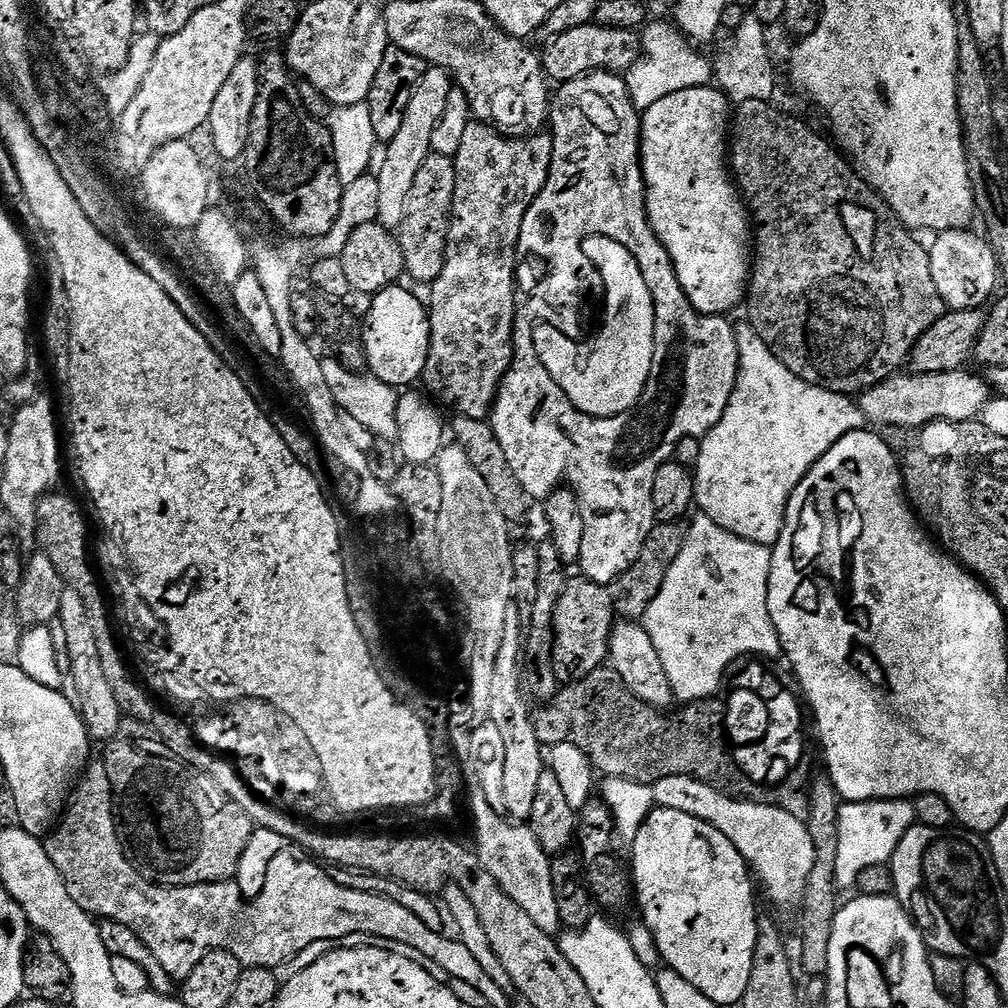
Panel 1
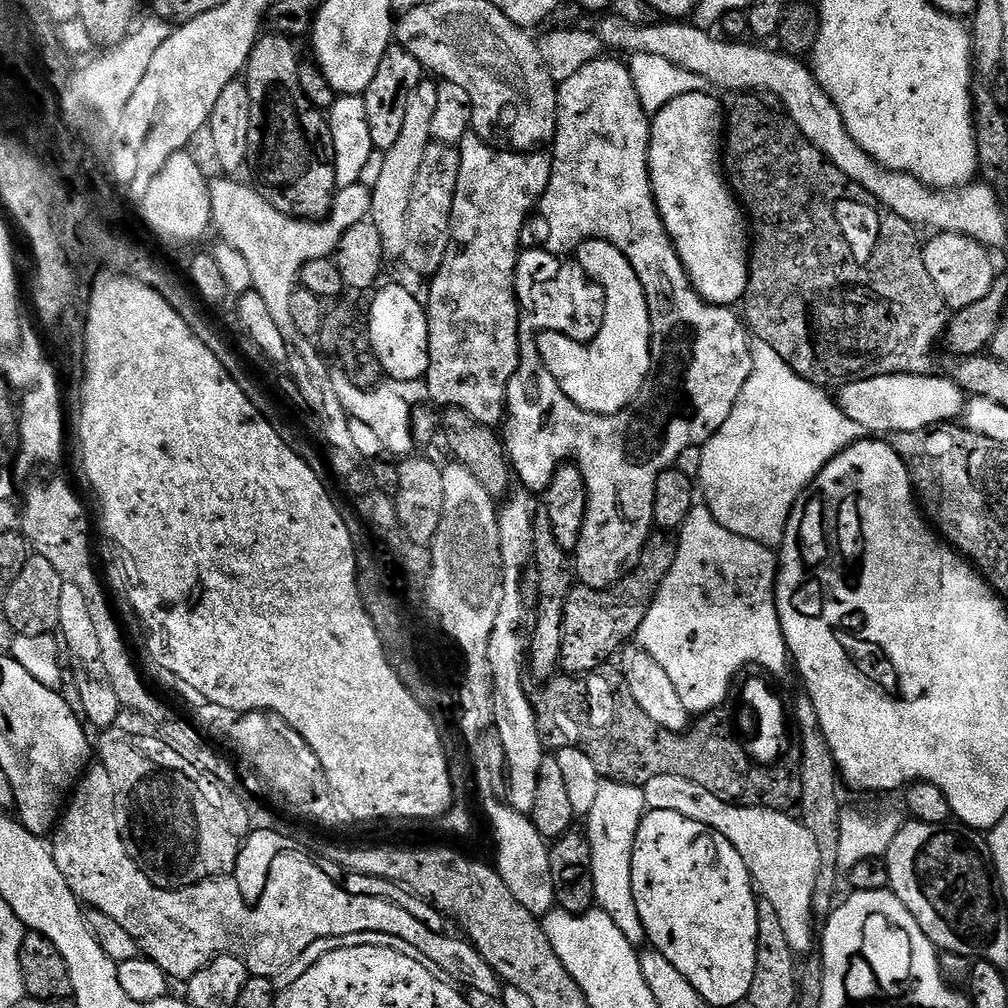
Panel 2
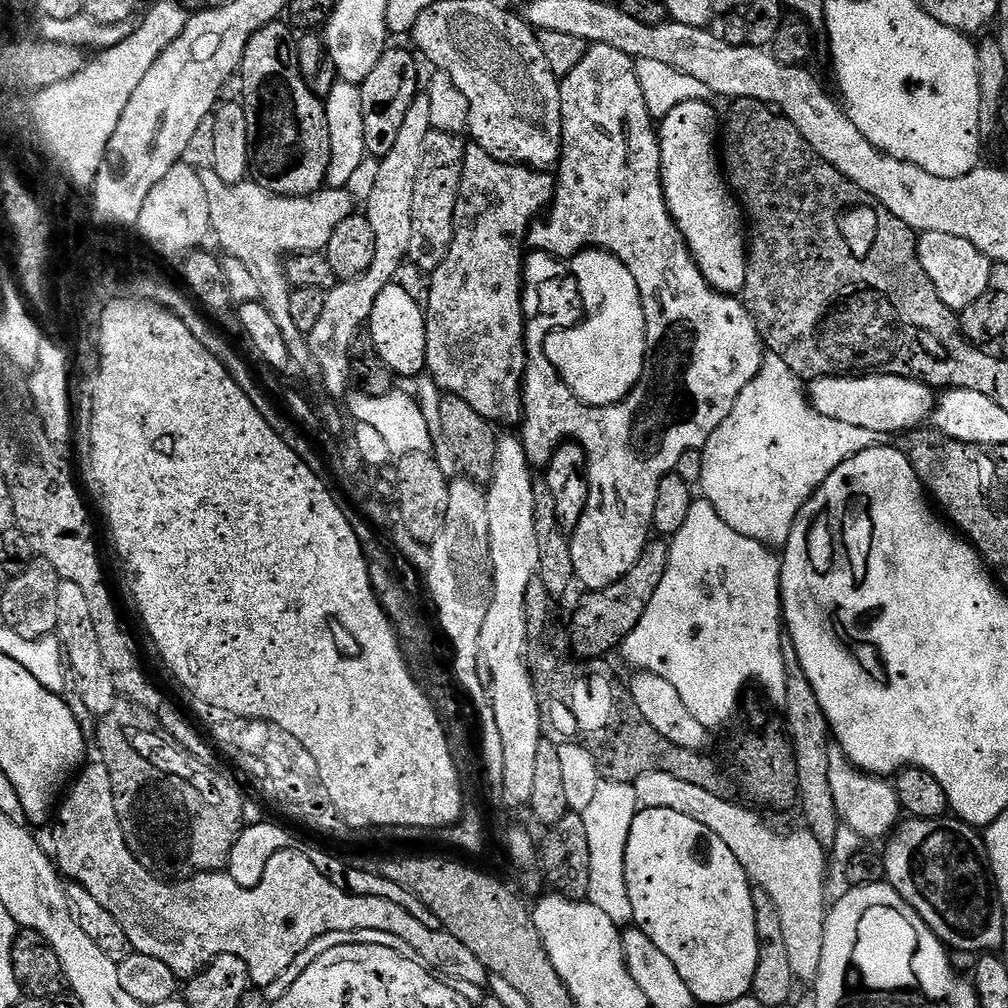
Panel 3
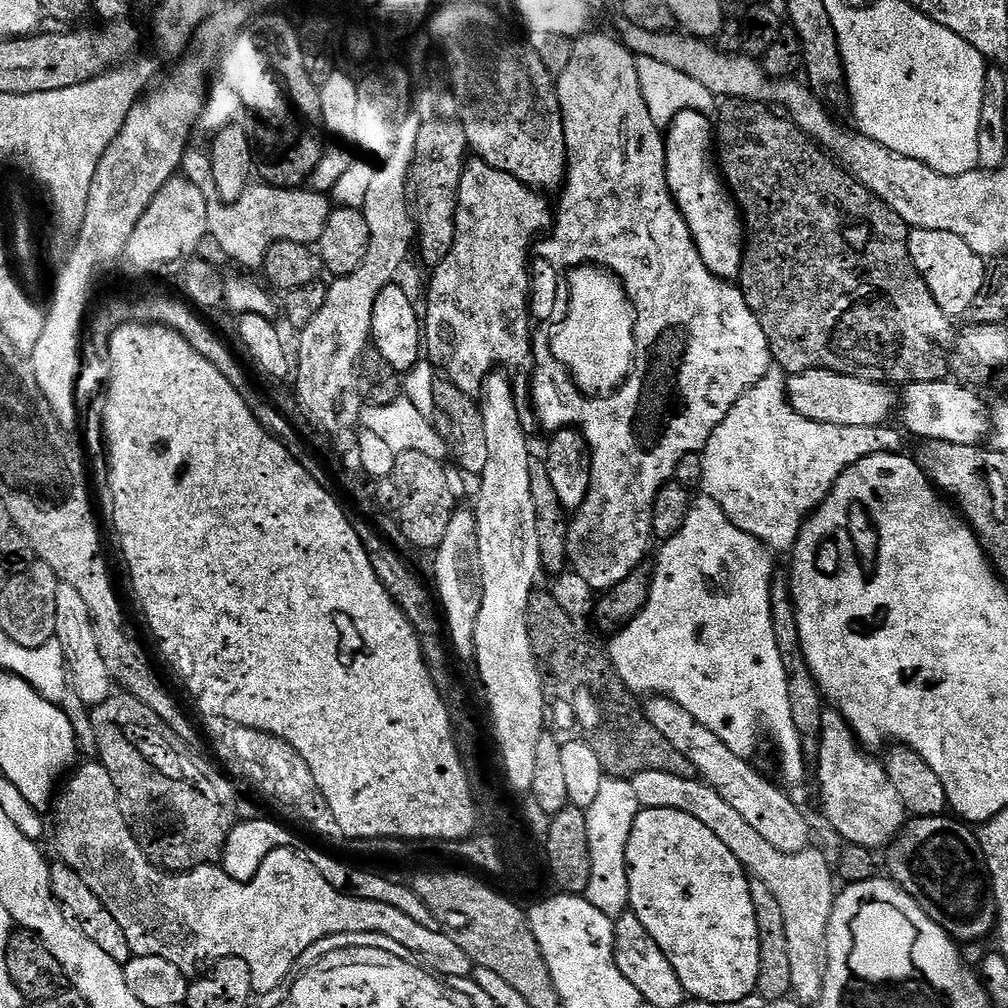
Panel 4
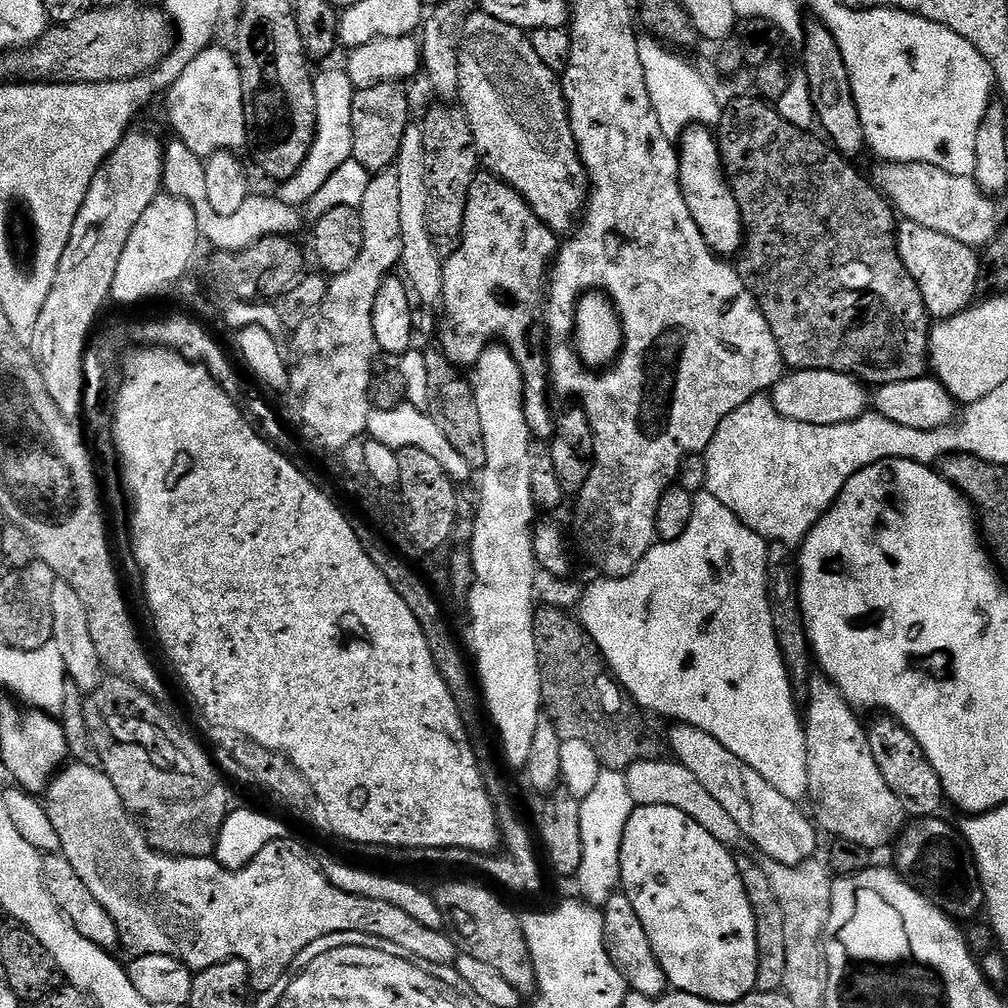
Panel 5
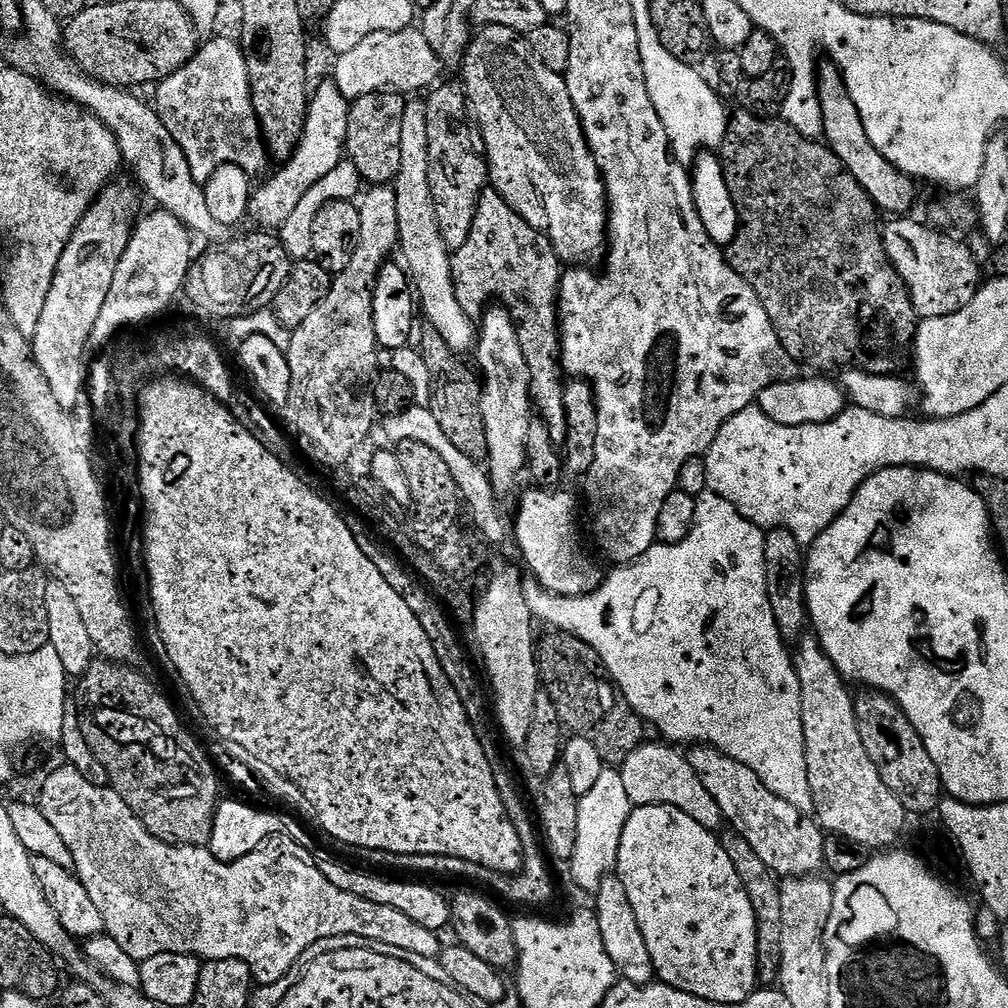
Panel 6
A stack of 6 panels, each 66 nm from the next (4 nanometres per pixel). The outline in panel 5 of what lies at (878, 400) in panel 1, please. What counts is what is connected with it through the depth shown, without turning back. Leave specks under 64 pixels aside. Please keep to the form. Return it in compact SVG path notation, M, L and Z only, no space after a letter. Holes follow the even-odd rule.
M792 370L770 389L772 405L782 418L790 418L803 424L841 424L863 416L870 404L865 385L855 376L830 370Z

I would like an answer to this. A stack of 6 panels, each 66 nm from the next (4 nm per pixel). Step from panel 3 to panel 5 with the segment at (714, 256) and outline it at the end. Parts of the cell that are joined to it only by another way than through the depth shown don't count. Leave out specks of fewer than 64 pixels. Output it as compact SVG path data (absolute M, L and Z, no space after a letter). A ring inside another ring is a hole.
M694 124L685 130L678 141L680 153L680 189L690 206L690 215L698 222L702 238L721 258L732 258L744 243L744 223L738 210L738 202L732 193L732 186L724 175L724 159L720 156L720 146L711 127Z

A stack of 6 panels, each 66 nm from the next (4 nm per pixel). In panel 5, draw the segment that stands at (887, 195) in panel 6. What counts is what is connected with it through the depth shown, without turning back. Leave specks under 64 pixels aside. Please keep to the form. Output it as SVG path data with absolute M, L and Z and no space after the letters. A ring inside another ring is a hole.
M812 18L809 24L807 21L803 25L803 36L804 80L808 83L808 100L816 111L817 122L820 123L819 131L841 156L856 158L866 148L864 131L858 102L854 102L850 70L846 70L846 58L842 58L842 50L838 50L838 38L834 38L834 34L830 34L828 27L818 18Z

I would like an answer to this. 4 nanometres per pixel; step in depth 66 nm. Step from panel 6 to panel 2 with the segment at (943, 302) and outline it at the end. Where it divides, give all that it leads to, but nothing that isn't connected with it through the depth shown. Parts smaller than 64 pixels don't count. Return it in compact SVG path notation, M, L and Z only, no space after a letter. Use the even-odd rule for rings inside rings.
M936 232L929 236L932 237L923 245L926 271L934 278L934 286L938 286L938 294L942 294L949 309L974 306L974 302L986 298L998 275L998 269L992 265L993 253L974 238L962 234Z

